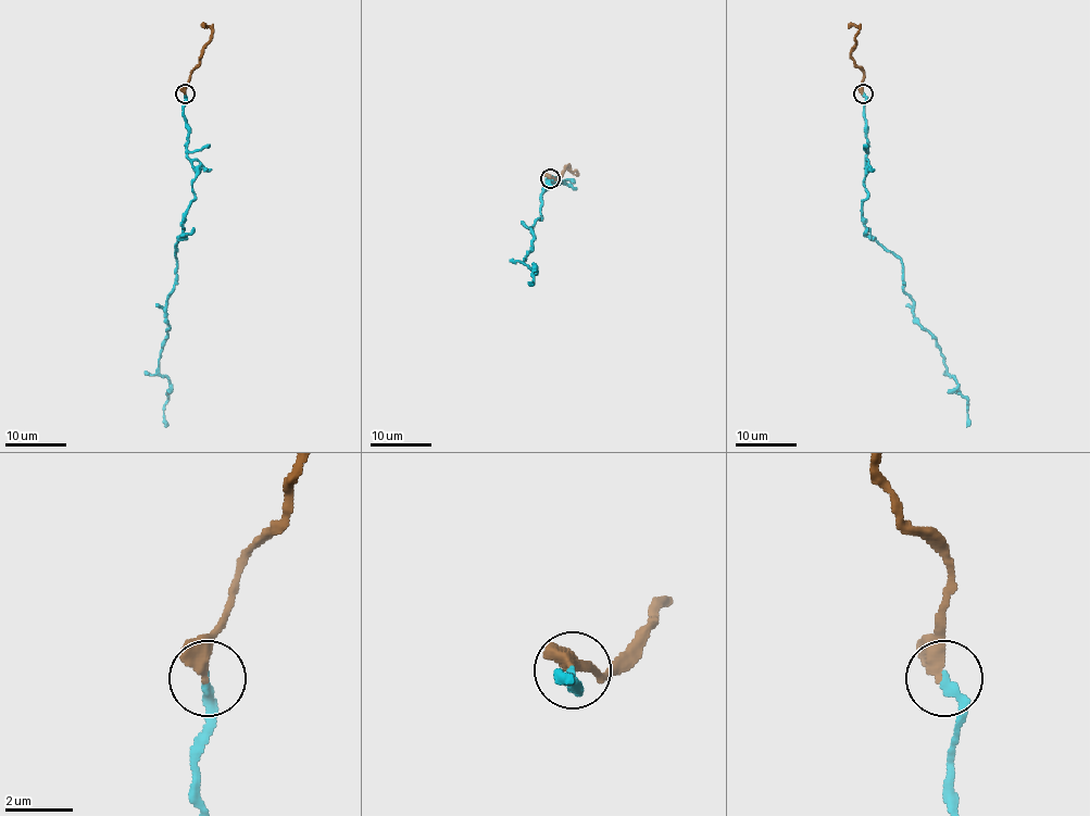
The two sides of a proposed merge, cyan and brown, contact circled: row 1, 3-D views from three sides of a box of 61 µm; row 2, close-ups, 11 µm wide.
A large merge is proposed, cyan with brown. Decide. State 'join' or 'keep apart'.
join

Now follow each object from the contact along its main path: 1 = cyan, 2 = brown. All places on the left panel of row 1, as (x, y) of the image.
1: (186, 93), (187, 157), (196, 173), (159, 358), (170, 384), (168, 425)
2: (186, 93), (190, 72), (202, 55), (212, 30), (202, 24)

